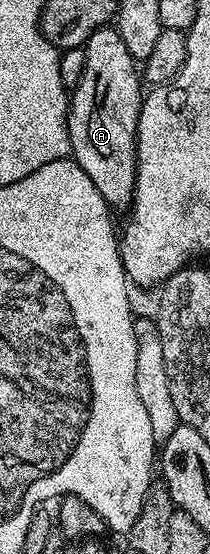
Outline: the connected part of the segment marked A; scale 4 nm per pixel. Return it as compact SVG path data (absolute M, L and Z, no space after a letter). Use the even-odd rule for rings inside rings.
M114 28L94 31L83 47L86 68L68 104L71 157L94 180L94 188L102 192L109 208L128 208L136 191L136 125L140 119L142 74L137 59L126 52L126 44Z

